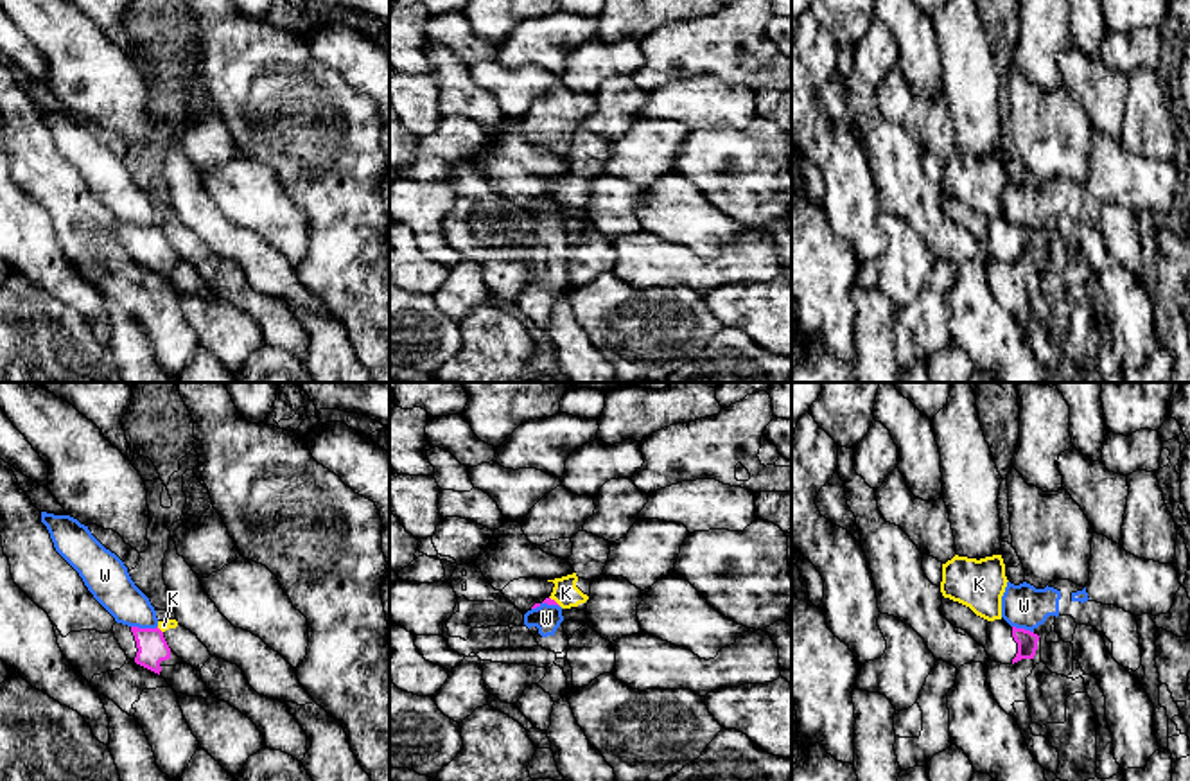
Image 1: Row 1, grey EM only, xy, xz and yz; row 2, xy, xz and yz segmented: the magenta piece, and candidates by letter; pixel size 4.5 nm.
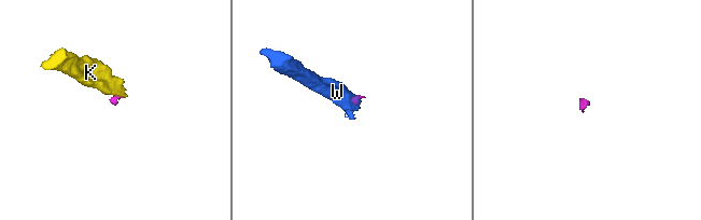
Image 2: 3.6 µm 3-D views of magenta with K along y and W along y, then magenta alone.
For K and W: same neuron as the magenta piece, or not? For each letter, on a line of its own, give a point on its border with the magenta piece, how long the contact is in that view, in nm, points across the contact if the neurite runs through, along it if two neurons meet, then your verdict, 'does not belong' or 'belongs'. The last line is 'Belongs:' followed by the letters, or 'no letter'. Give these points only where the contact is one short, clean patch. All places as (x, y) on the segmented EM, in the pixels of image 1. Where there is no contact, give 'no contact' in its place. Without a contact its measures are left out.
K: contact xz (553, 600); length 70 nm; border xz (550, 596), (560, 605); does not belong
W: contact xy (144, 629); length 120 nm; border xy (131, 625), (157, 627); does not belong
Belongs: no letter

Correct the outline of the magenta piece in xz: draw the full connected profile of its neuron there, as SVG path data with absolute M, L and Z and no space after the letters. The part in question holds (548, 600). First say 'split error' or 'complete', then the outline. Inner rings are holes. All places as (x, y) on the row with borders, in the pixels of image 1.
split error; M506 521L499 530L494 531L486 551L479 555L474 562L481 569L488 584L504 594L522 614L542 603L558 605L551 600L553 580L573 575L574 569L569 560L556 558L540 549L540 546L531 544L522 531L522 522Z

